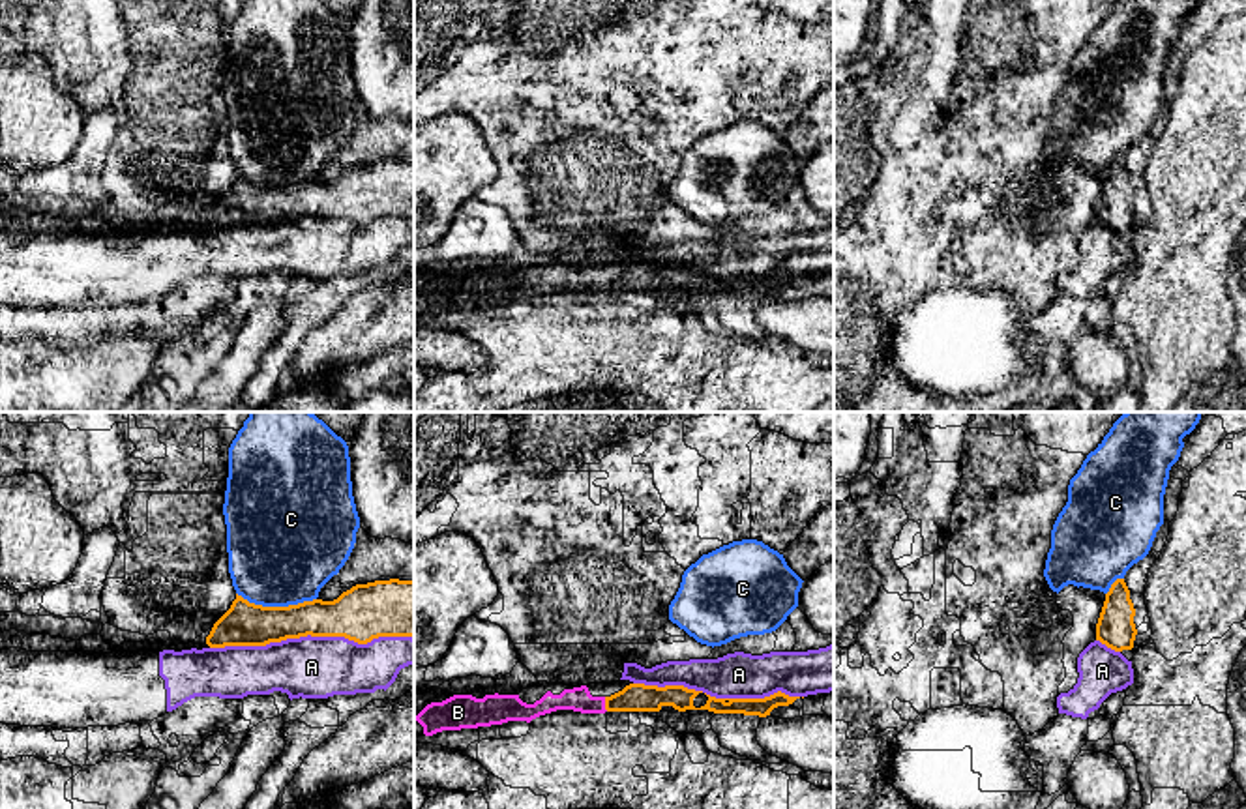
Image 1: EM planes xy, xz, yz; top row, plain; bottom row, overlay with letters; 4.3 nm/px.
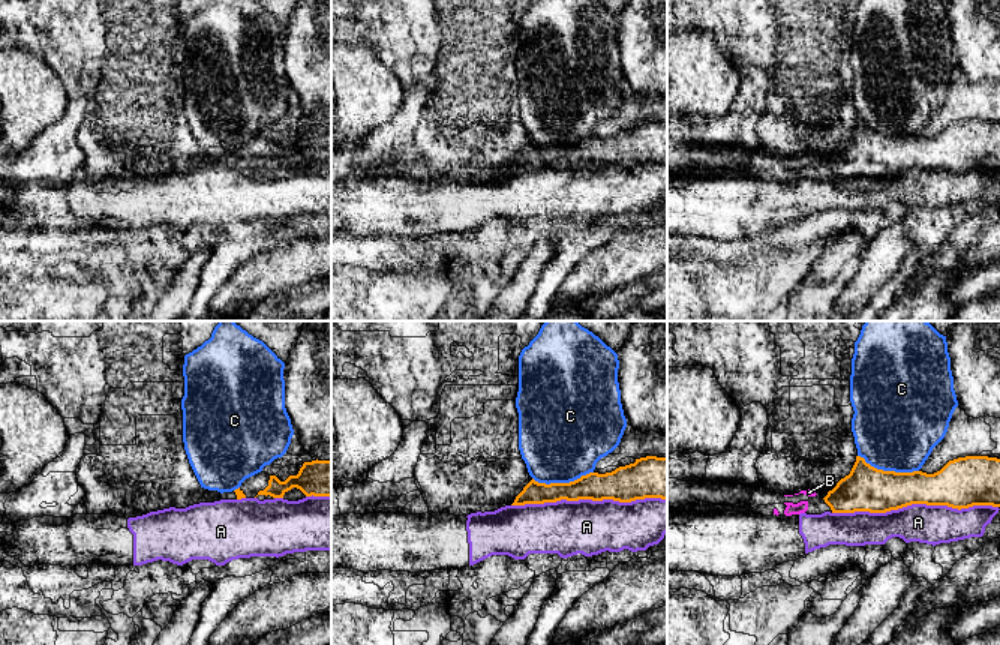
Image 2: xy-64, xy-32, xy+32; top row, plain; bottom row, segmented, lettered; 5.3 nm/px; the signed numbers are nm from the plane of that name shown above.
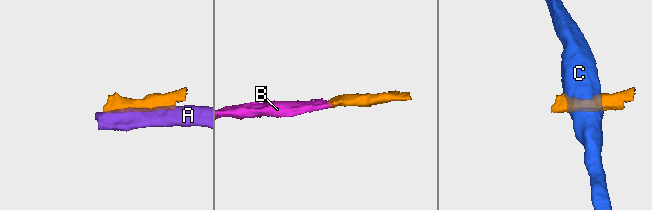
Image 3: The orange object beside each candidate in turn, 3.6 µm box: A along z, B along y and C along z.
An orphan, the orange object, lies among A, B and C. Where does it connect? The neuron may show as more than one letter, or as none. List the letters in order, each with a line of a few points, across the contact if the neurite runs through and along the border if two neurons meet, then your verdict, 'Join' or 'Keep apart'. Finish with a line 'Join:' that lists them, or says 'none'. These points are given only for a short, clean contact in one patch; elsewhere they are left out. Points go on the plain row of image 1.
A: Keep apart
B: Line: xz (636, 278), (606, 285), (587, 285), (578, 279). Join
C: Line: xy (237, 173), (263, 186), (296, 186), (315, 180). Keep apart
Join: B

